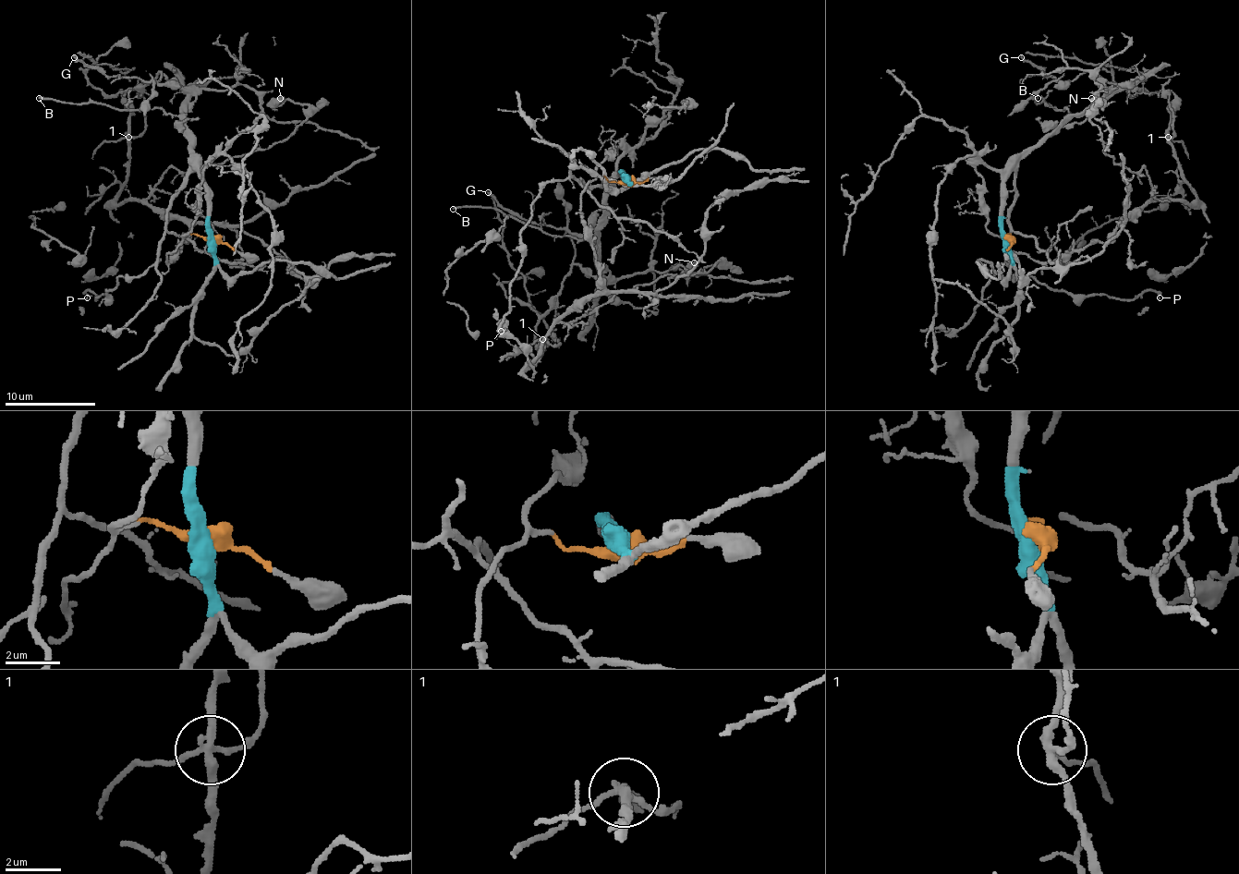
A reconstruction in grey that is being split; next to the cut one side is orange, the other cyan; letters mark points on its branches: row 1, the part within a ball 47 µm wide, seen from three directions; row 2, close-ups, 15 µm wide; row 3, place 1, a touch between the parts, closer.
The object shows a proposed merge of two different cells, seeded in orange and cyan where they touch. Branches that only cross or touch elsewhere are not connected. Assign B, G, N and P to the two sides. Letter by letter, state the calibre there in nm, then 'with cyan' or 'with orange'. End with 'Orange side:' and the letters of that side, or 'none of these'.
B: 180 nm thick; with cyan
G: 200 nm thick; with orange
N: 550 nm thick; with orange
P: 190 nm thick; with cyan
Orange side: G, N

